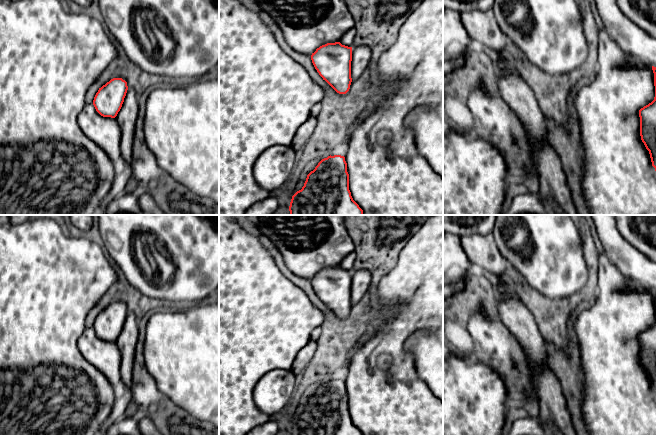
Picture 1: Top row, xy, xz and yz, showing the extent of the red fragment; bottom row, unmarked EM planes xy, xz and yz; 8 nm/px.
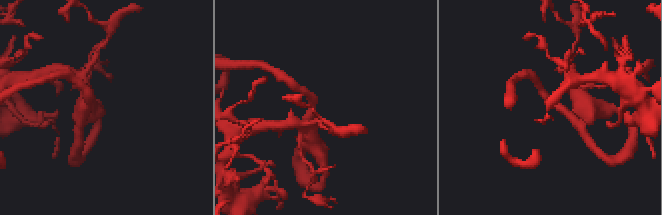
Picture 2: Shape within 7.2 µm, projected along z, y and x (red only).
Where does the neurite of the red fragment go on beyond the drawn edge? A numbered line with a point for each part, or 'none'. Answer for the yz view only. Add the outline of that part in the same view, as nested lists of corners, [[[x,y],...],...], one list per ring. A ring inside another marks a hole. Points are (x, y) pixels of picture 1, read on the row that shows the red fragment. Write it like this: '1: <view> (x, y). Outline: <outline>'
none

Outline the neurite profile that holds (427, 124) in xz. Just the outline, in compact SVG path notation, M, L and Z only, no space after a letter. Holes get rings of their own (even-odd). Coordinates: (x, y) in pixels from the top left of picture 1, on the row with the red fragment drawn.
M418 107L405 118L405 125L414 132L418 153L443 178L443 119L440 109Z

